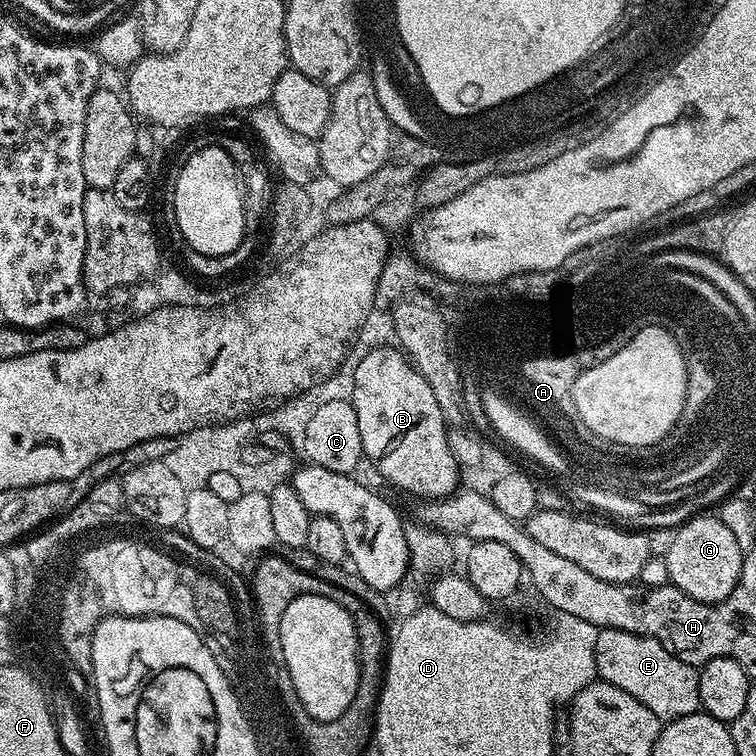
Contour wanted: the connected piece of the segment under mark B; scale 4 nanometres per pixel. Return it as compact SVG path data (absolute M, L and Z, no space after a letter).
M391 346L392 348L372 348L365 356L361 355L356 360L354 367L351 369L350 376L352 374L352 393L350 393L350 399L354 410L358 414L358 431L362 433L362 446L364 447L364 455L367 463L372 463L376 467L376 472L384 480L389 480L396 488L401 488L404 492L409 492L412 496L424 496L420 498L443 498L445 496L452 495L457 491L458 485L456 484L460 480L461 469L456 463L454 454L450 450L448 445L448 424L444 421L444 415L442 410L438 406L438 401L434 399L434 394L430 390L430 386L426 382L426 378L422 378L422 374L412 365L412 361L404 355L403 351L399 347Z

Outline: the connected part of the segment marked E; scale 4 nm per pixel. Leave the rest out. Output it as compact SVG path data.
M601 628L596 633L595 652L597 677L638 699L662 722L677 720L701 709L699 671L693 665L682 662L657 639Z

